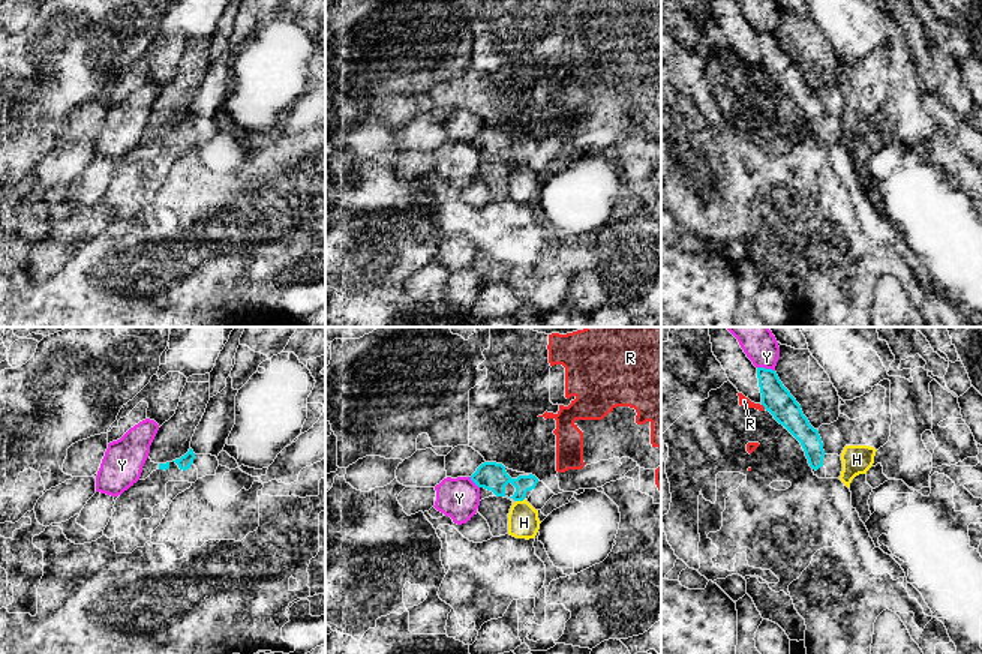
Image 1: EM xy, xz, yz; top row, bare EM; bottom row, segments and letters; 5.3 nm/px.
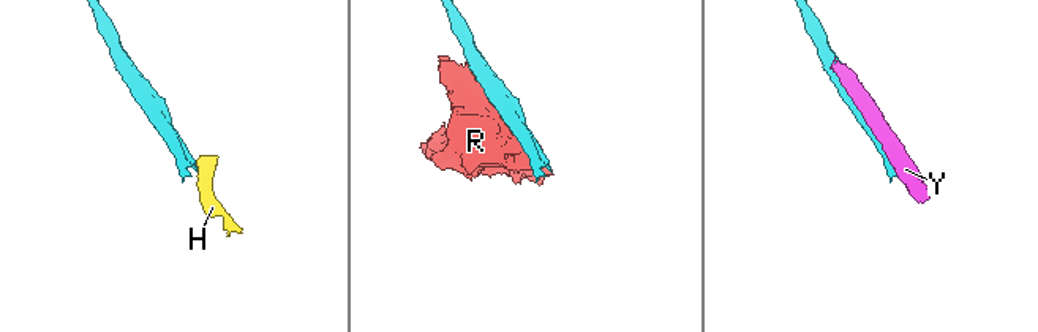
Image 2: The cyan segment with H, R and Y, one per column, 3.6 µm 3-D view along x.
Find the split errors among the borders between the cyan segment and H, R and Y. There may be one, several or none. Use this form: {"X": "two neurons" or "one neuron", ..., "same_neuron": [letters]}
{"H": "two neurons", "R": "two neurons", "Y": "two neurons", "same_neuron": []}

